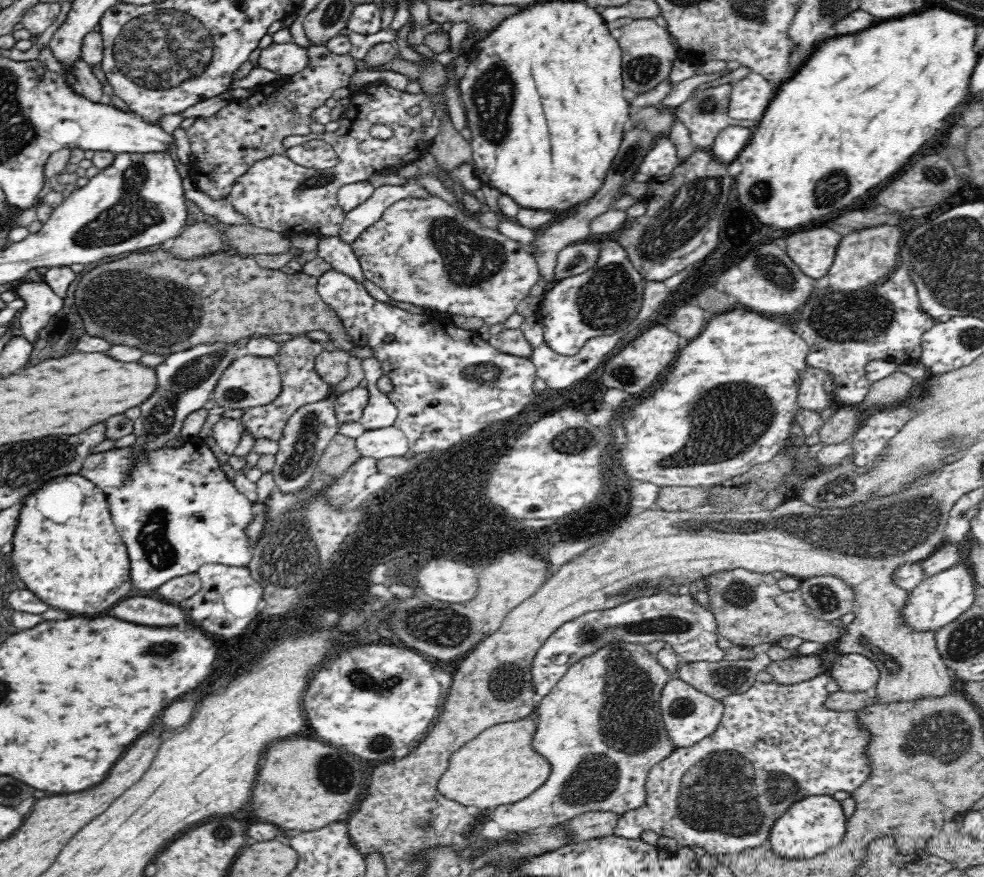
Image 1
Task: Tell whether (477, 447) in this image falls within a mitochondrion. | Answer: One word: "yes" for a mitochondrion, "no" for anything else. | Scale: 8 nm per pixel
no

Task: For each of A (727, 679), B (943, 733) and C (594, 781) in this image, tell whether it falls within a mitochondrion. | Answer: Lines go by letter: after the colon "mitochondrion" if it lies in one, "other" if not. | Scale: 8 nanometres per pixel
A: mitochondrion
B: mitochondrion
C: mitochondrion

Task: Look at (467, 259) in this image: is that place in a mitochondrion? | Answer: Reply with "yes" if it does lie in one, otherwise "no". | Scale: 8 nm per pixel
yes

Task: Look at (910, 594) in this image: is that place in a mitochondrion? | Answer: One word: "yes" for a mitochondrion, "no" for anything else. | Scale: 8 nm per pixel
no

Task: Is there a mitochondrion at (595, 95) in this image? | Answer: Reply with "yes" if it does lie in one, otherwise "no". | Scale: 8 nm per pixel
no

